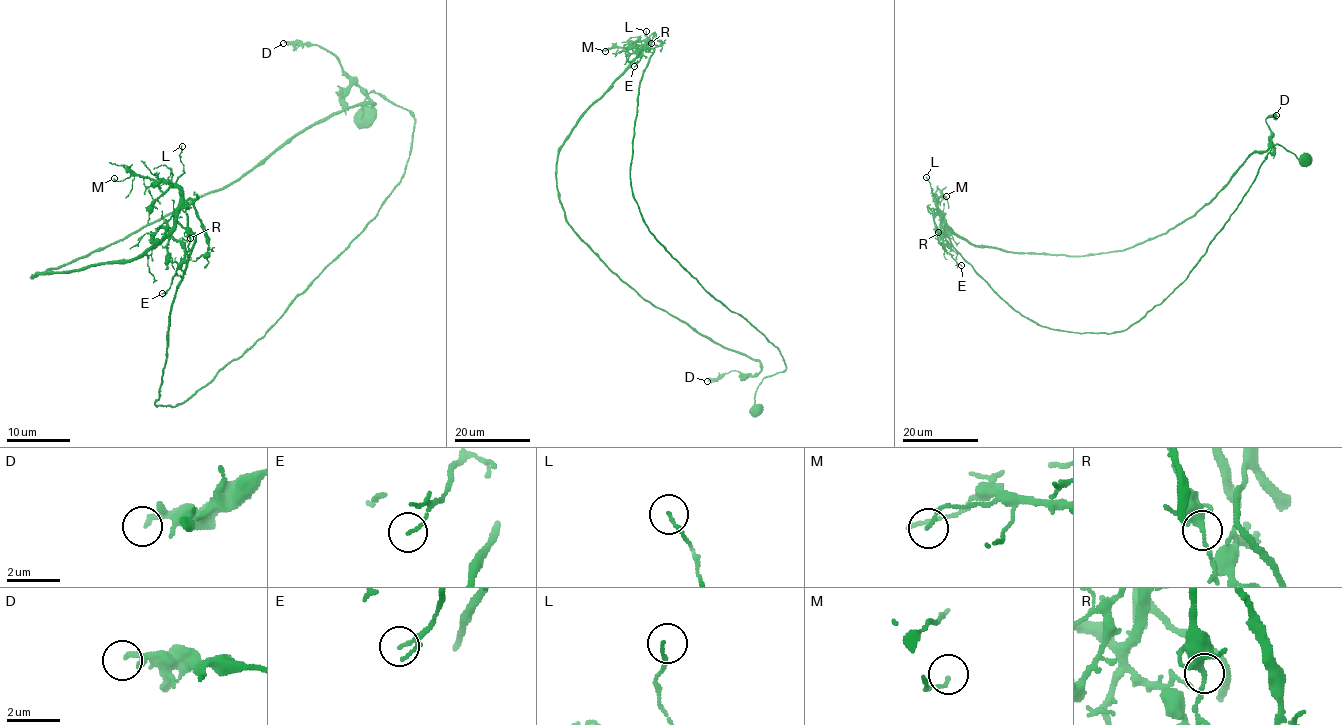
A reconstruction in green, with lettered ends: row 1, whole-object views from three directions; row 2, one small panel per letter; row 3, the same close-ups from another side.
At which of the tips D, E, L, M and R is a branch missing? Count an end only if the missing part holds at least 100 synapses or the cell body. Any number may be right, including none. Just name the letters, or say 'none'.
none

